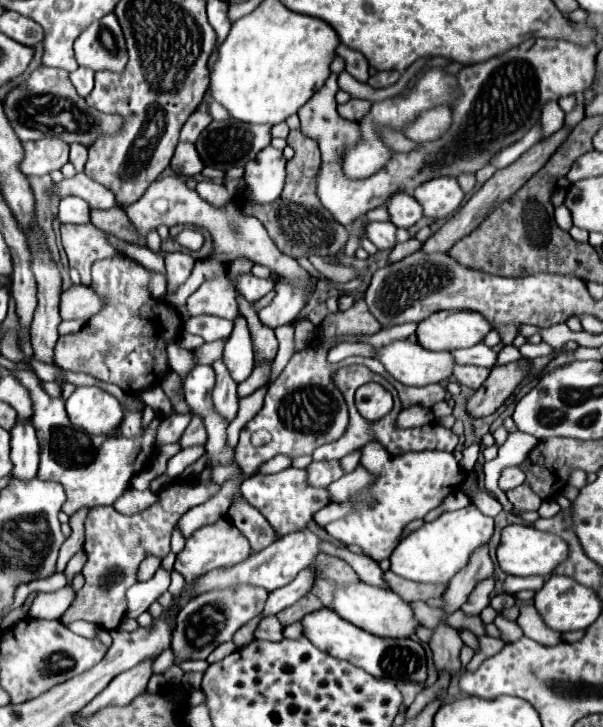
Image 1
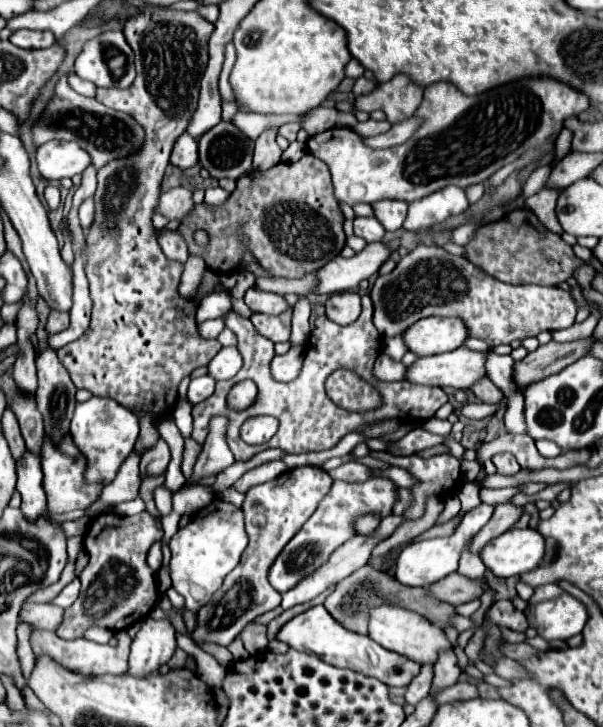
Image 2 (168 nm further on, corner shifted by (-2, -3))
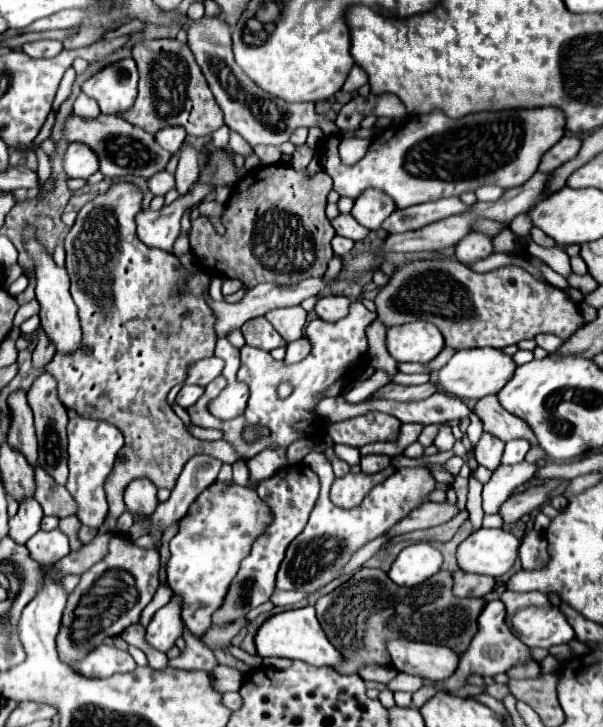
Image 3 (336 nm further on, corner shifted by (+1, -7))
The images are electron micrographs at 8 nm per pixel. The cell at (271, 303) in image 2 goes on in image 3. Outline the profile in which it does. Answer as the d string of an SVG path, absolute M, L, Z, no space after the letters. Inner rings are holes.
M301 305L295 307L281 307L273 309L265 315L265 319L275 327L275 331L283 337L285 343L291 343L295 339L303 337L303 325L305 325L305 311Z

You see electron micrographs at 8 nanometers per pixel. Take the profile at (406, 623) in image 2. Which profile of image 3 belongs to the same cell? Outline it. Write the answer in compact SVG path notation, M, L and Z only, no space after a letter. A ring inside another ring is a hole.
M395 639L395 641L389 641L387 647L391 653L391 665L399 673L419 675L431 681L441 681L451 677L459 663L459 657L455 655L455 651L443 645Z

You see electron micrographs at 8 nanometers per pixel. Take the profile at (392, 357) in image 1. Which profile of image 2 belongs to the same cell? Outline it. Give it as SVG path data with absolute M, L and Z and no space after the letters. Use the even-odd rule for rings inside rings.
M466 347L440 355L418 357L406 369L406 379L418 385L468 389L474 381L486 375L484 359L486 353L470 351Z

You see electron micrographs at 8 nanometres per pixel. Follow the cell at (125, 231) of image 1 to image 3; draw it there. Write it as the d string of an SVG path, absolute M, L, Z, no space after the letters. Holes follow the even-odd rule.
M285 163L257 167L245 173L233 189L233 197L223 213L223 225L227 233L223 237L217 237L209 219L199 217L193 221L189 233L191 251L195 253L199 263L205 265L205 269L225 275L229 279L239 279L245 289L251 289L257 283L265 283L265 281L279 283L279 285L295 285L309 277L321 277L327 269L329 259L333 257L331 239L335 237L335 229L331 227L325 215L327 195L331 189L333 189L333 181L325 171L307 179L305 171L295 171L291 165Z

